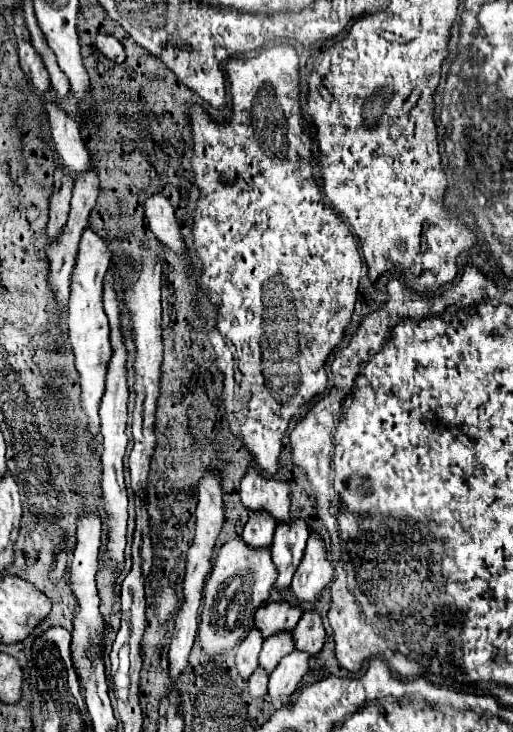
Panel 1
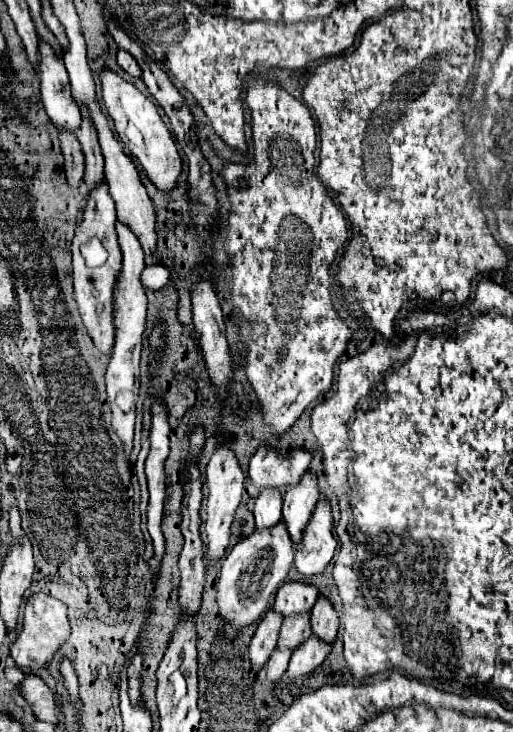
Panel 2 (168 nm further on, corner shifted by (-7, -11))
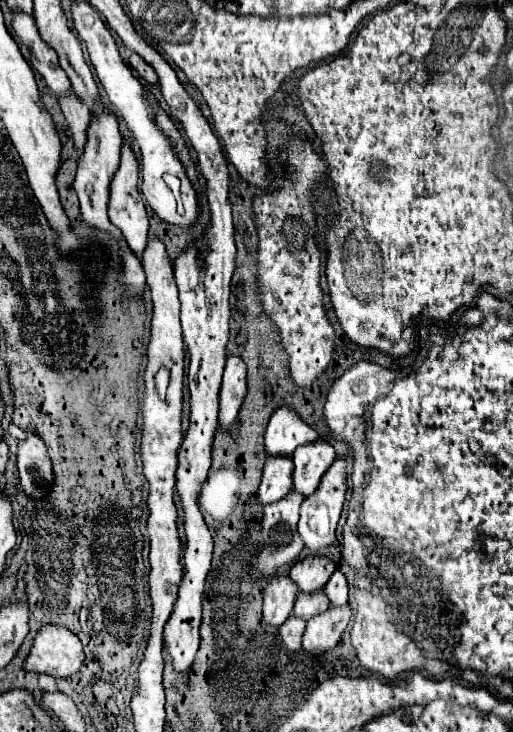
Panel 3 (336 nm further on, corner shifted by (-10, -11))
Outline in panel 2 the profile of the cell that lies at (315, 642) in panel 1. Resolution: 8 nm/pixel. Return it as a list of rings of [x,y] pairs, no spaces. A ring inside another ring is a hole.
[[[318,597],[312,609],[312,635],[324,643],[334,643],[338,633],[338,615],[326,597]]]

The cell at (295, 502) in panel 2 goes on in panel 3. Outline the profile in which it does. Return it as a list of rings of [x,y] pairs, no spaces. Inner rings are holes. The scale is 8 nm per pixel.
[[[317,439],[307,447],[299,447],[293,455],[295,471],[293,471],[293,489],[303,493],[305,497],[311,495],[317,487],[325,471],[335,461],[335,449],[325,441]]]

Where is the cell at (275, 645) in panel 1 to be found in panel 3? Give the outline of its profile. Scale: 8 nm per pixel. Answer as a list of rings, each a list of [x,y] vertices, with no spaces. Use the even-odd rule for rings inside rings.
[[[315,591],[315,593],[307,593],[307,595],[299,595],[297,593],[297,601],[295,601],[295,609],[293,613],[297,617],[303,619],[311,619],[317,613],[323,613],[329,607],[329,597],[325,595],[325,591]]]

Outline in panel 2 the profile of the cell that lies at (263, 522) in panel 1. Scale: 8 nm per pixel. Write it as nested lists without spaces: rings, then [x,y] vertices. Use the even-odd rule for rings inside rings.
[[[274,489],[260,491],[254,507],[256,517],[256,529],[268,529],[280,523],[282,519],[282,495]]]

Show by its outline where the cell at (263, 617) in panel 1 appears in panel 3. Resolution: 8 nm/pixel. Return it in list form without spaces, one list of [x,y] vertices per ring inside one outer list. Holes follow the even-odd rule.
[[[309,555],[291,567],[289,577],[297,583],[299,591],[311,593],[311,591],[323,589],[335,569],[337,565],[333,559],[323,555]]]

